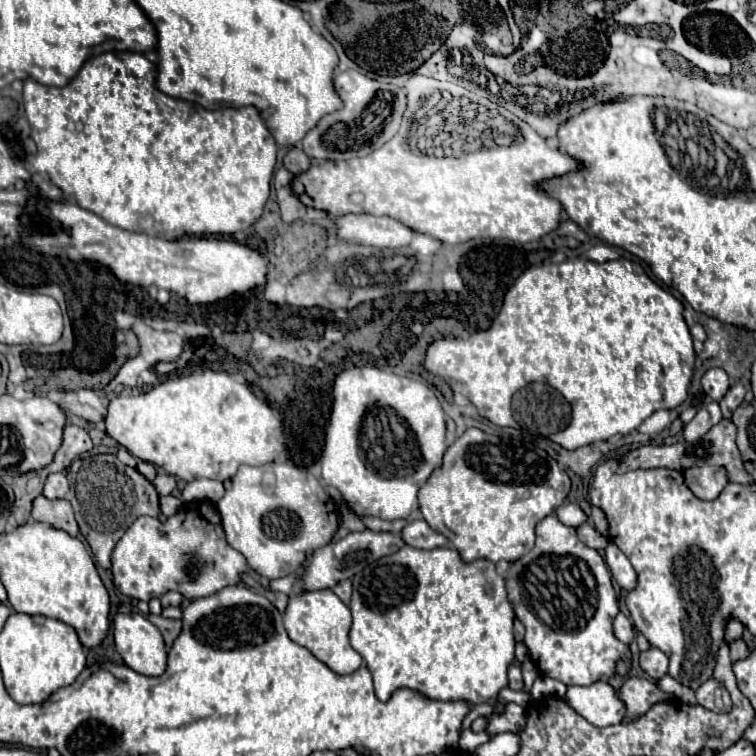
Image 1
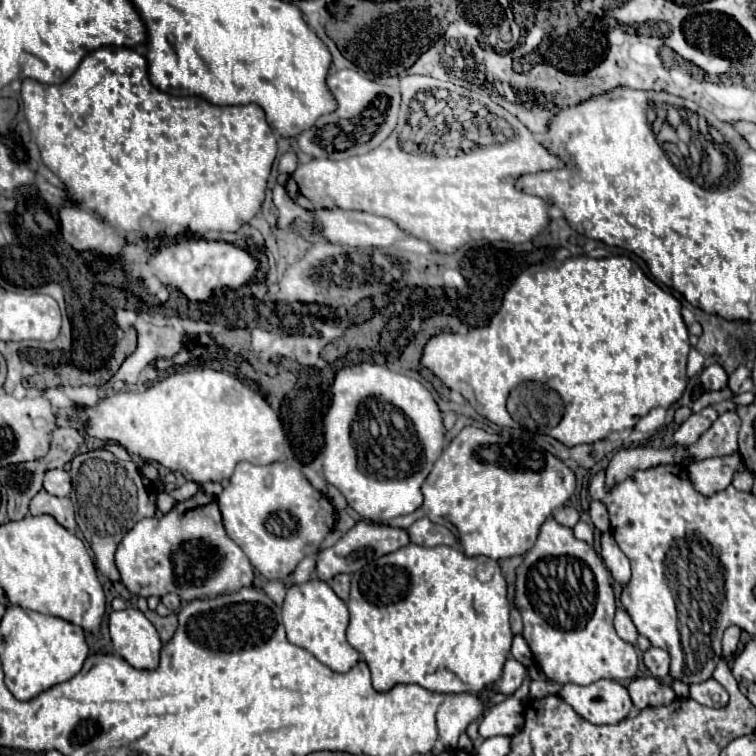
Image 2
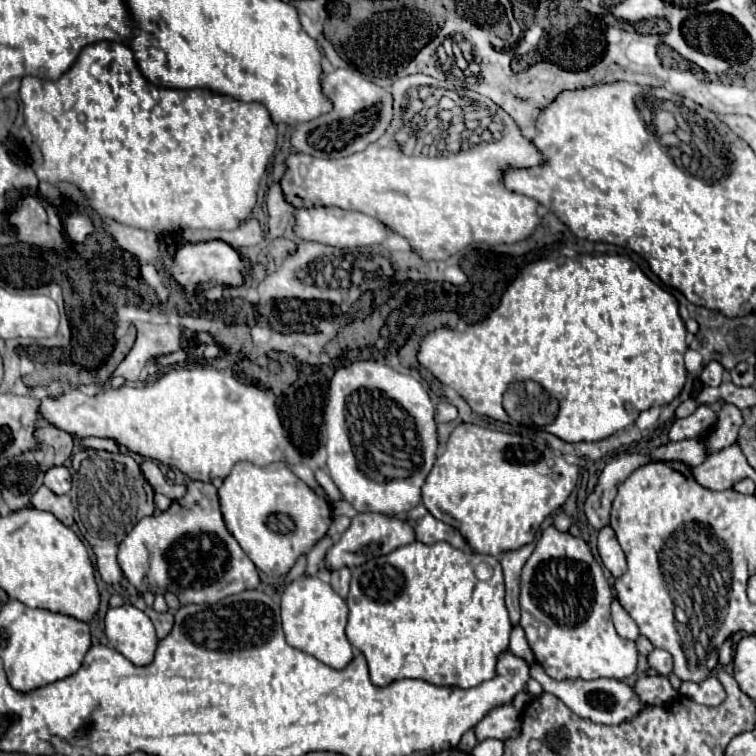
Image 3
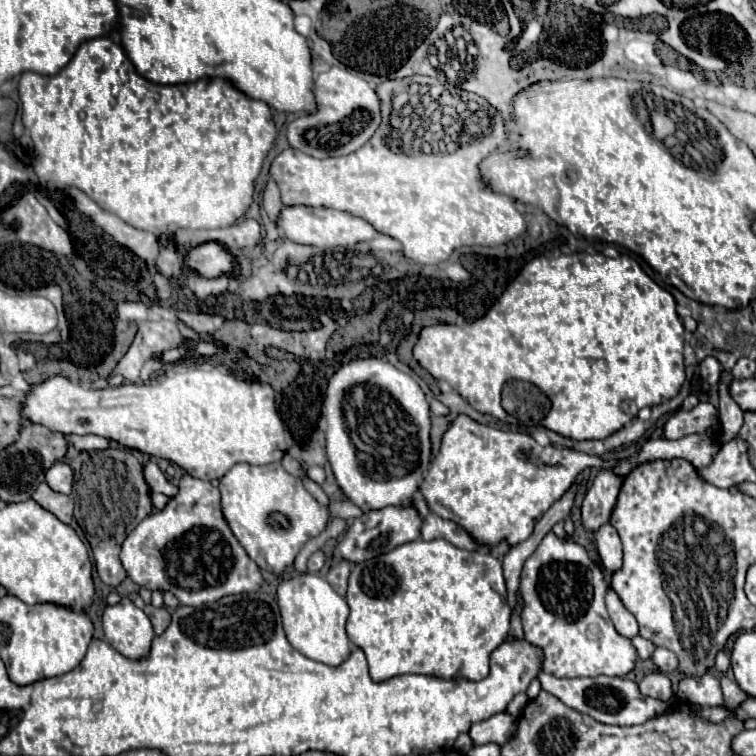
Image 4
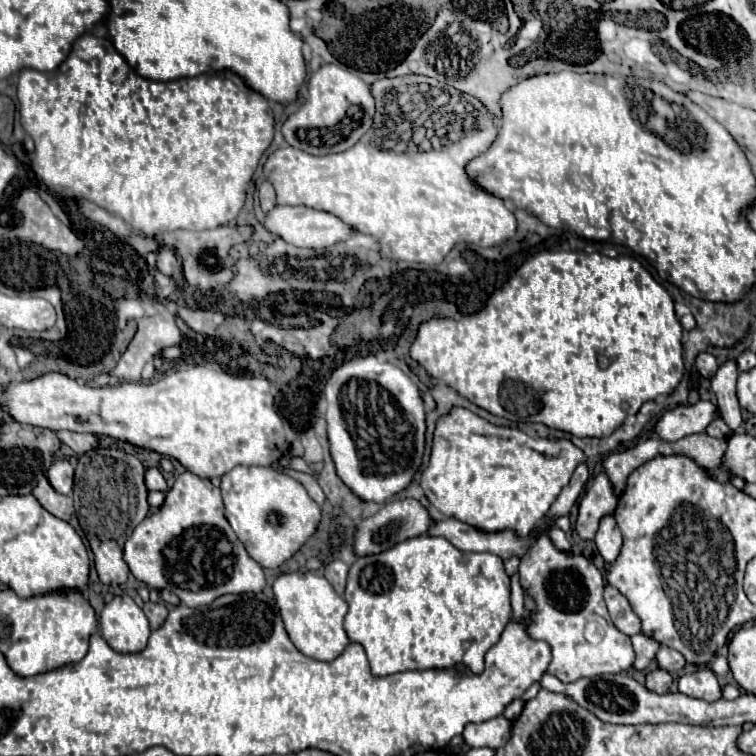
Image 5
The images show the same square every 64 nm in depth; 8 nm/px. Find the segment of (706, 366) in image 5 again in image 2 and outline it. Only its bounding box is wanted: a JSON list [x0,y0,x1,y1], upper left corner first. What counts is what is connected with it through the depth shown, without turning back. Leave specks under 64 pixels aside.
[700,364,728,392]

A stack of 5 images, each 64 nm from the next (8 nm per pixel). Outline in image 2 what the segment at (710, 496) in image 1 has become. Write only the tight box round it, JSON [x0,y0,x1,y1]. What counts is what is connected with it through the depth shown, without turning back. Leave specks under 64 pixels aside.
[688,454,744,496]

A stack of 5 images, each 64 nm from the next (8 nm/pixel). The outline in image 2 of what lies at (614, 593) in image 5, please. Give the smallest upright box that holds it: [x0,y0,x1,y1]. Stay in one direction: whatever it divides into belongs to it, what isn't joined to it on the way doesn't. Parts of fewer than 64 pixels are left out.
[614,608,638,644]

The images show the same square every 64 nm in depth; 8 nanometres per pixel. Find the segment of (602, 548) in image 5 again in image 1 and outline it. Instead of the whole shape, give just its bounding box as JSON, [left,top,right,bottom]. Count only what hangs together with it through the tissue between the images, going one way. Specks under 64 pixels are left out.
[604,542,638,592]

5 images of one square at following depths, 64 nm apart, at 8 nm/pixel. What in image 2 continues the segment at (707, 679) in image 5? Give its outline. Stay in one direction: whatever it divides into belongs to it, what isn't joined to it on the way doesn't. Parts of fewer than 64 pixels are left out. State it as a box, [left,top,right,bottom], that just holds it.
[690,678,728,708]

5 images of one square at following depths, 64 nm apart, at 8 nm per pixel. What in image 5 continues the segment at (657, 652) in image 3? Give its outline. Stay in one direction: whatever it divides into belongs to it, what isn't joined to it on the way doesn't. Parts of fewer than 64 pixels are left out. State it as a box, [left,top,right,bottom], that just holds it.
[656,646,686,674]

